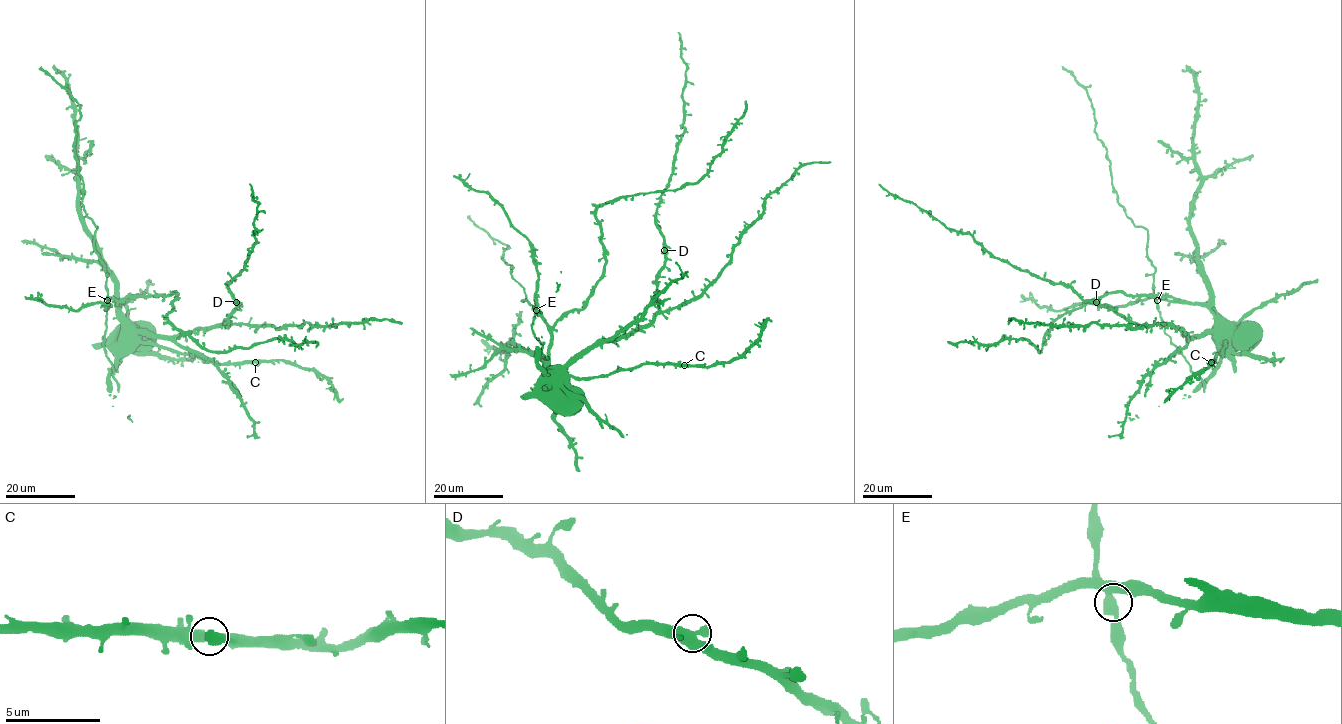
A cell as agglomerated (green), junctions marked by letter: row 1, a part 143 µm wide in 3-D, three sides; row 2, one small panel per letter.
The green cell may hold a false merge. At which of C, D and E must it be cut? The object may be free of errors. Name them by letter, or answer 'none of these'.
none of these

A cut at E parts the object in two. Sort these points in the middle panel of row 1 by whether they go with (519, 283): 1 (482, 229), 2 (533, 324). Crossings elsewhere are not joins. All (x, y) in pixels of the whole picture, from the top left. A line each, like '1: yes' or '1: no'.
1: yes
2: yes

